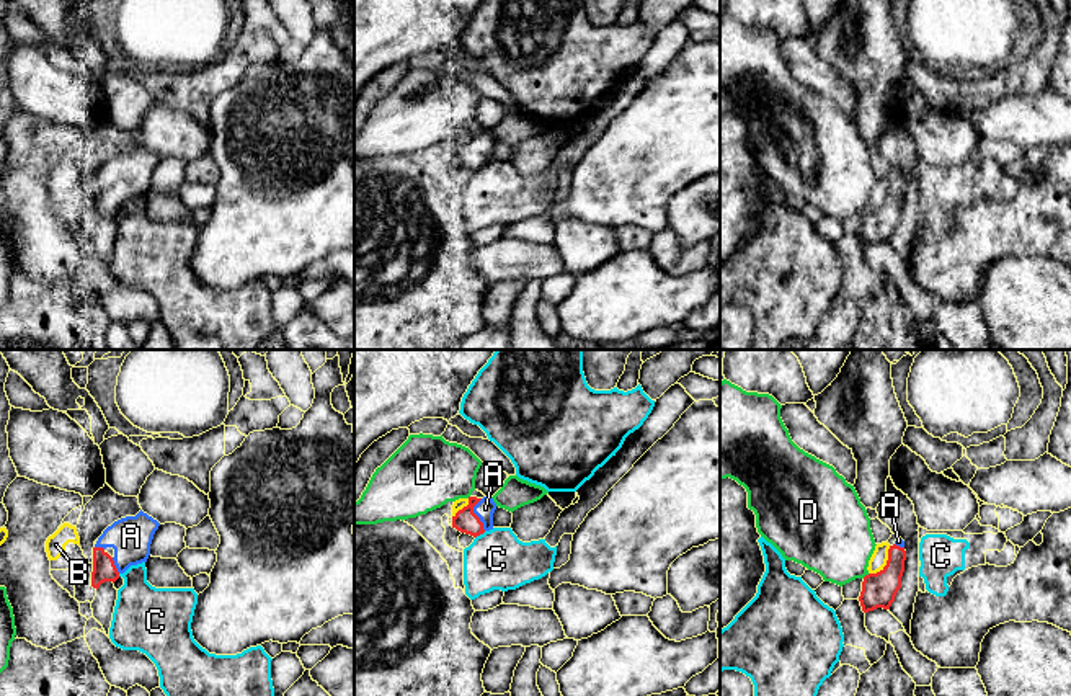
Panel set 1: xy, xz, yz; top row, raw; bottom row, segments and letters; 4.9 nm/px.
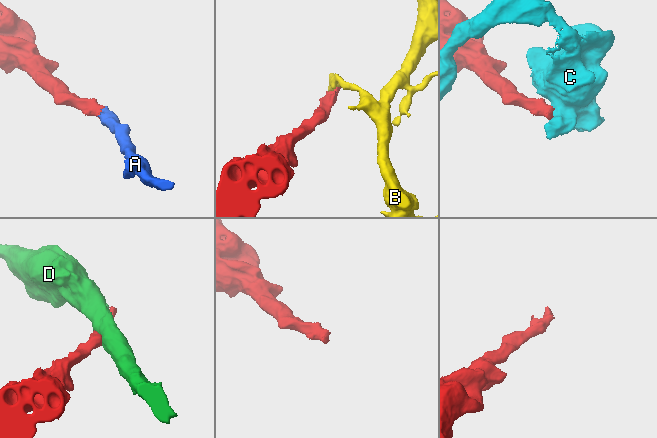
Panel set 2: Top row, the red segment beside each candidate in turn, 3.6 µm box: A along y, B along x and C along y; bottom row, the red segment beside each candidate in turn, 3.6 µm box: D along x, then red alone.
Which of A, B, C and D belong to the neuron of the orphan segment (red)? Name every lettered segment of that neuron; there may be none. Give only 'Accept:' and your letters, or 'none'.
Accept: A

